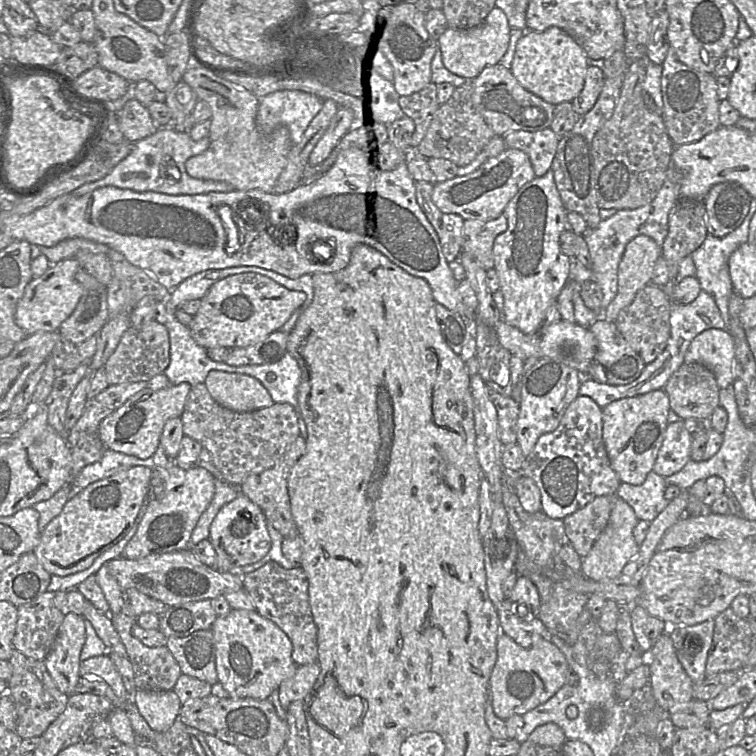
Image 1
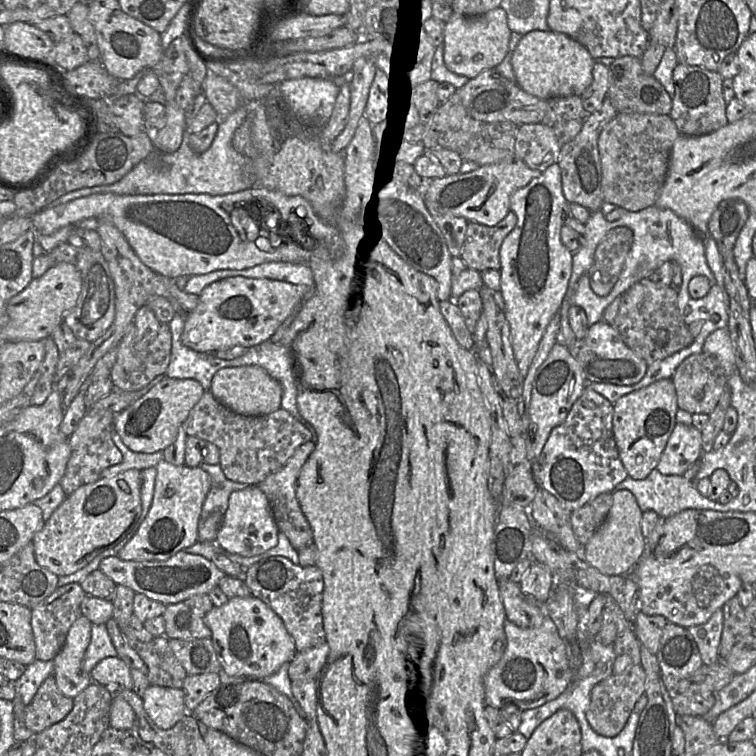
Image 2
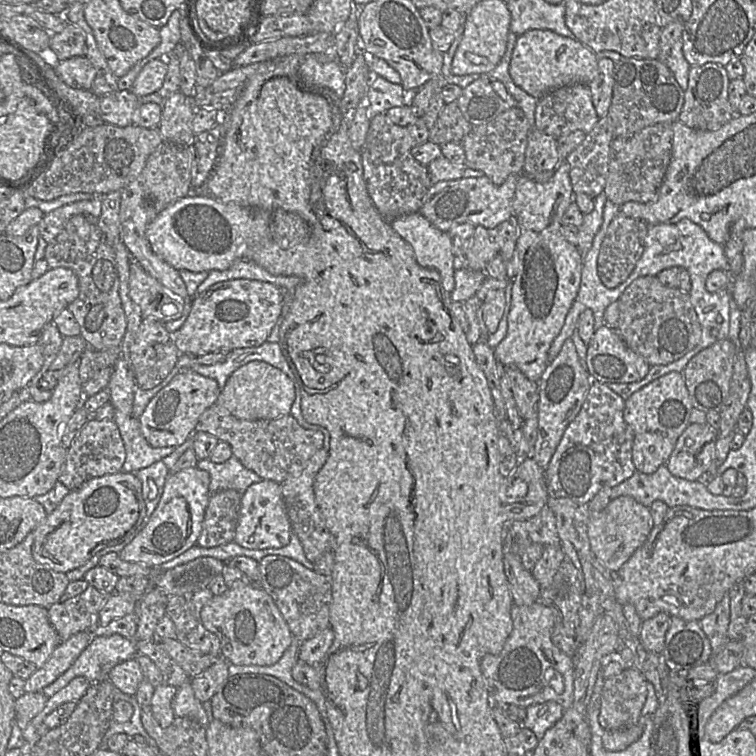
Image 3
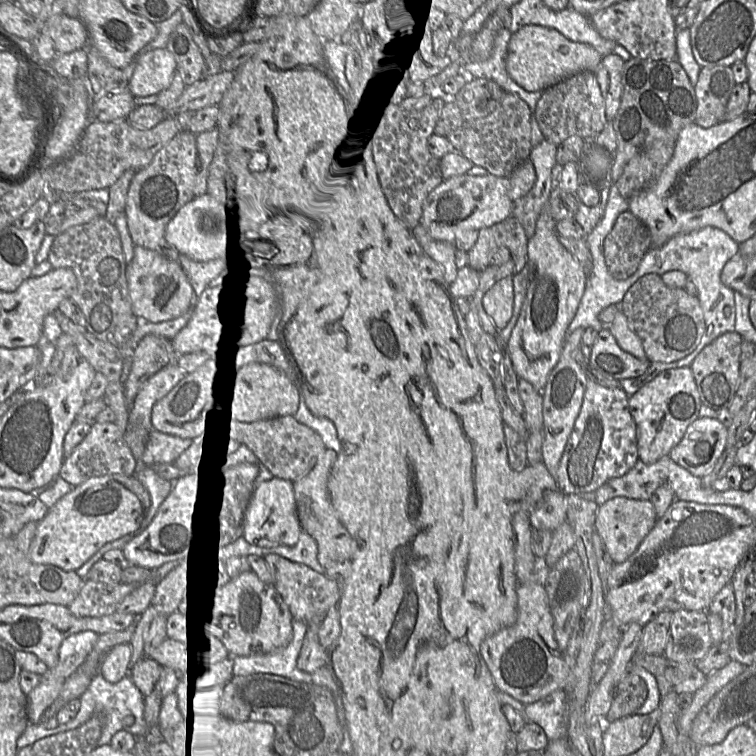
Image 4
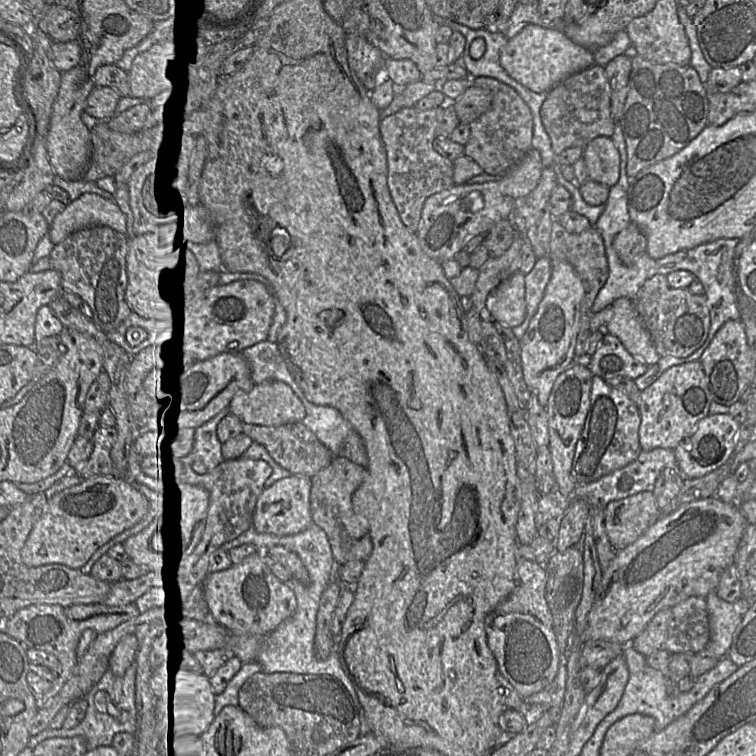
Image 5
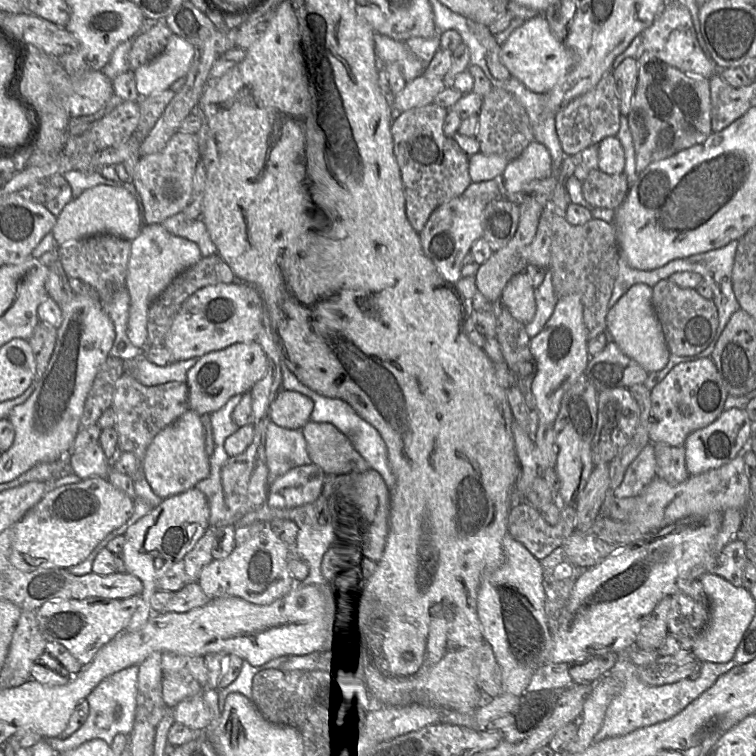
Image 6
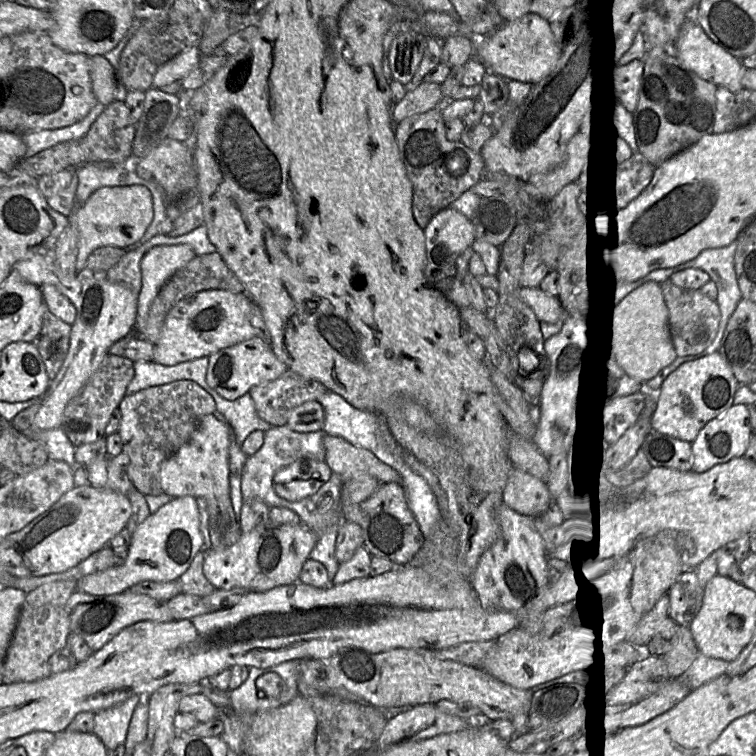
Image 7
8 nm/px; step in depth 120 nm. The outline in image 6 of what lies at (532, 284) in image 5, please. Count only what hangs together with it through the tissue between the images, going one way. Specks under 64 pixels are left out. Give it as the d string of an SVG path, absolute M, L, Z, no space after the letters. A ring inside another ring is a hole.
M549 267L543 282L535 288L536 313L532 321L526 325L526 332L532 338L536 336L551 317L557 297L552 284L552 273Z

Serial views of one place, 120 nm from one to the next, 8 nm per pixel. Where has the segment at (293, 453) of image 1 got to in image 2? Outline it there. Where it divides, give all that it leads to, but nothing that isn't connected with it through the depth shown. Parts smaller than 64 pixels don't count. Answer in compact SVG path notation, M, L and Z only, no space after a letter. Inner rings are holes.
M313 441L306 442L299 446L287 463L275 473L272 473L258 485L266 495L279 532L283 533L291 545L301 550L314 544L312 528L305 517L296 497L296 485L302 466L315 449Z

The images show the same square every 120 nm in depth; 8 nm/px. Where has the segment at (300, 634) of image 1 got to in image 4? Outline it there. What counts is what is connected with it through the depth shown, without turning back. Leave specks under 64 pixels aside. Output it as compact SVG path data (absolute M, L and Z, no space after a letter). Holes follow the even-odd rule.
M270 554L264 558L274 571L273 586L288 605L293 619L300 620L307 626L321 626L329 610L338 606L341 583L316 572L305 564L293 562L277 554Z

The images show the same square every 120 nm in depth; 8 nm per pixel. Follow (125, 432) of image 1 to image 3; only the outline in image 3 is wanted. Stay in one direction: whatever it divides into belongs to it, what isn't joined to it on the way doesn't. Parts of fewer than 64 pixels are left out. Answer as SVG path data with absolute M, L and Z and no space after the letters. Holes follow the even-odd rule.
M183 370L151 399L139 417L143 436L155 448L182 445L192 437L202 413L216 404L220 391L216 380L192 370Z

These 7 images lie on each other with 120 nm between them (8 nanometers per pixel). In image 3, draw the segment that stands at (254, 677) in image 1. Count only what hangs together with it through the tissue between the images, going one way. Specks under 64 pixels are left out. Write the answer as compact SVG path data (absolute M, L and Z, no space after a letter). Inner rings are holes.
M248 583L213 595L202 608L200 618L204 627L218 636L221 657L233 665L274 665L293 642L293 635L277 605L257 584Z

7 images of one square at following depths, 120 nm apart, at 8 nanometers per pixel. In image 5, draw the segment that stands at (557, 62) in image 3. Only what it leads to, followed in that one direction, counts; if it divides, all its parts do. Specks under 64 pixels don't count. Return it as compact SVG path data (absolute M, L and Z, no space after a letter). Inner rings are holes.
M530 24L508 41L501 52L500 63L515 81L533 92L542 93L593 66L595 59L591 51L572 42L562 31Z

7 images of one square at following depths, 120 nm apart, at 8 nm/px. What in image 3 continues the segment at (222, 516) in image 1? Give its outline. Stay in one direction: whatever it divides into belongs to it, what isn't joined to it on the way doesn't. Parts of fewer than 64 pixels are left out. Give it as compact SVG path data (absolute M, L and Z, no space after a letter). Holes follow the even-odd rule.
M262 480L249 486L242 494L234 542L253 550L282 548L289 544L291 534L281 485L272 480Z

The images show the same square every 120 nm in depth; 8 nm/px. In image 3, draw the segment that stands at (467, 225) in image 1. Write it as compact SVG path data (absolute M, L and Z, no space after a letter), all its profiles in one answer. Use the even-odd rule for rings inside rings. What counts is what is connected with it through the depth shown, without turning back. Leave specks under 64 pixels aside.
M514 215L492 229L475 226L472 240L464 255L466 268L484 272L487 264L499 254L508 267L508 278L511 281L512 258L519 235L520 228Z

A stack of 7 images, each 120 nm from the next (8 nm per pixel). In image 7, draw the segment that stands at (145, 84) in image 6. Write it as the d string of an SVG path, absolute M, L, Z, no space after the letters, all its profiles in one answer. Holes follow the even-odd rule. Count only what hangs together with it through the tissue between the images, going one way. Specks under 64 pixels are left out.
M197 46L184 49L158 68L151 88L160 88L176 80L182 80L198 65L200 59L201 55Z

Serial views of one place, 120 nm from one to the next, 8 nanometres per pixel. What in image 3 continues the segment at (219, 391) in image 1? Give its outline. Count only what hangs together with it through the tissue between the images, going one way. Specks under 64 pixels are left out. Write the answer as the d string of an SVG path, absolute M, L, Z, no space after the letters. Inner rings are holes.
M251 361L241 366L227 380L216 405L244 420L272 420L290 414L295 400L296 380L263 361Z

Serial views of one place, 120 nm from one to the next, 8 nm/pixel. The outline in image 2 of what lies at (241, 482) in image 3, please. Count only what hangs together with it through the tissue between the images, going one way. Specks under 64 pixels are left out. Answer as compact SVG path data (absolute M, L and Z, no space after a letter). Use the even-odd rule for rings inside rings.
M202 463L199 467L211 477L211 487L202 506L201 520L205 520L214 511L225 512L230 495L234 491L243 490L250 486L227 479L219 464L209 465Z

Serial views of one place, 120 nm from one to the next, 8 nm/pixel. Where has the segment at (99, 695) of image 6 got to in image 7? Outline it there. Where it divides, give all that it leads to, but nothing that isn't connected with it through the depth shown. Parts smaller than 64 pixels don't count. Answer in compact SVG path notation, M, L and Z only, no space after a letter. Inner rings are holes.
M133 695L116 706L95 713L92 733L101 739L109 751L125 744L133 713L139 703L140 695Z

